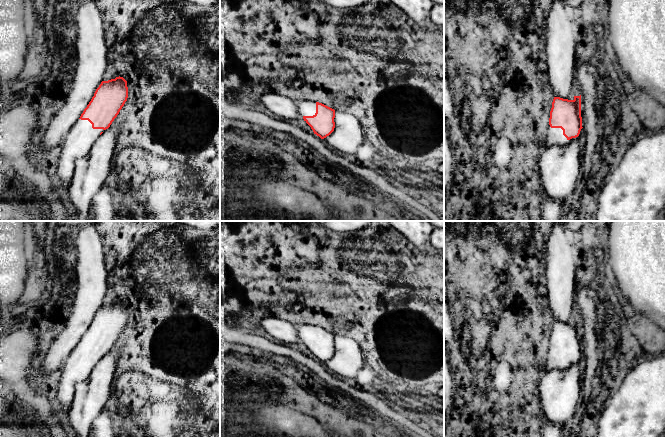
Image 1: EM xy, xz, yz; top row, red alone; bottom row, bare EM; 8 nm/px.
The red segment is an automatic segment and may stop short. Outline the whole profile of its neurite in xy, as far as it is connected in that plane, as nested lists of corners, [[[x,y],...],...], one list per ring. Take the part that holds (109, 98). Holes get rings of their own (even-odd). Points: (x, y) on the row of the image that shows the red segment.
[[[120,76],[102,81],[96,89],[78,121],[62,139],[58,159],[52,167],[61,194],[66,194],[76,161],[83,158],[98,137],[110,127],[127,98],[127,81]]]

